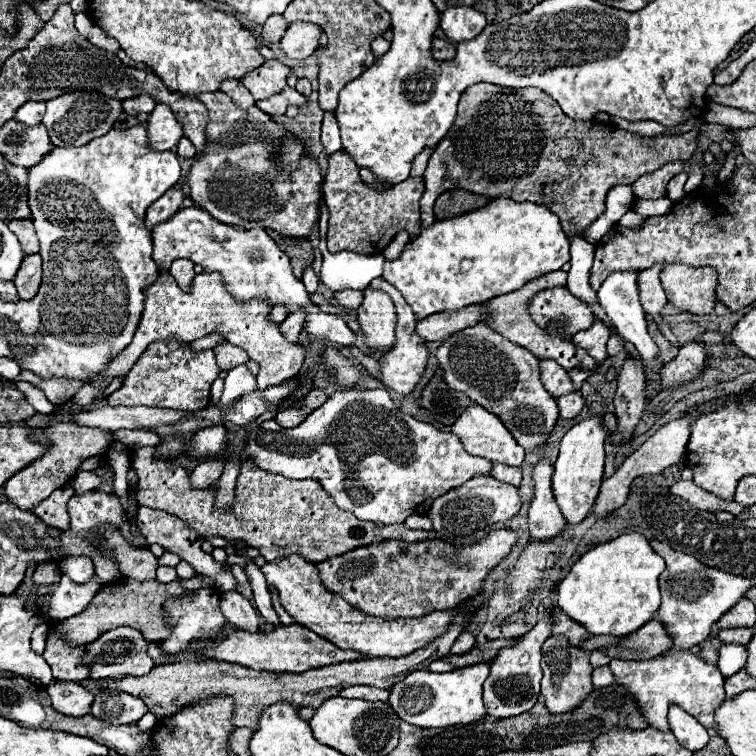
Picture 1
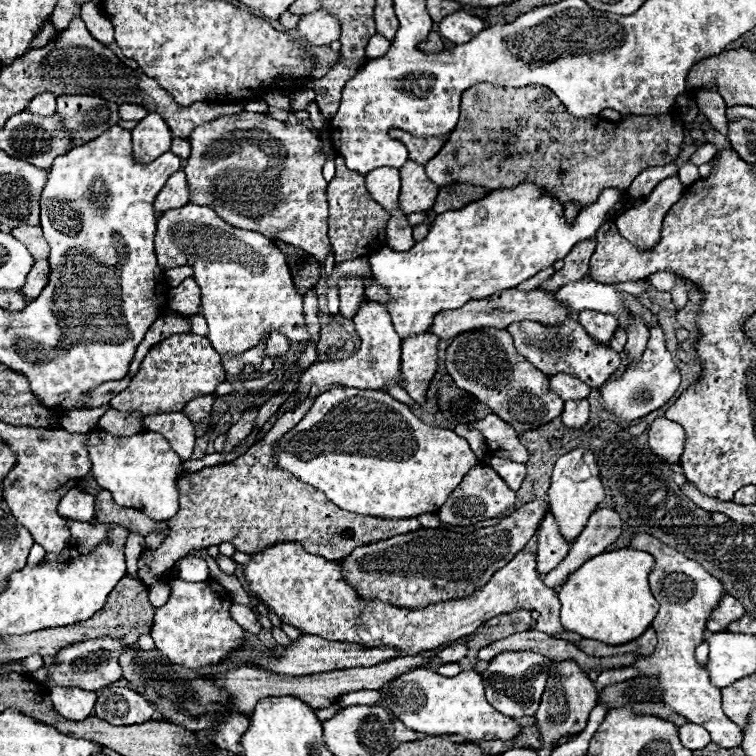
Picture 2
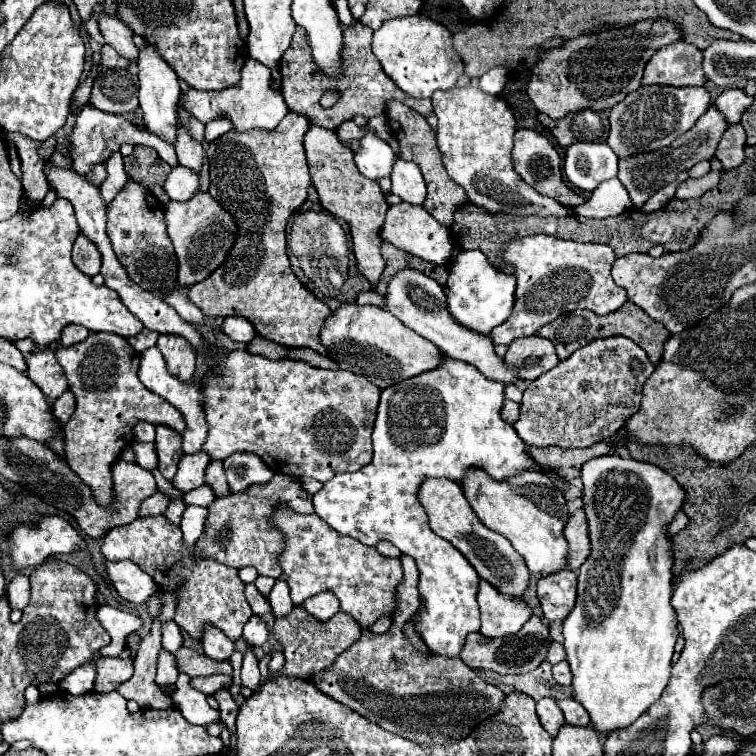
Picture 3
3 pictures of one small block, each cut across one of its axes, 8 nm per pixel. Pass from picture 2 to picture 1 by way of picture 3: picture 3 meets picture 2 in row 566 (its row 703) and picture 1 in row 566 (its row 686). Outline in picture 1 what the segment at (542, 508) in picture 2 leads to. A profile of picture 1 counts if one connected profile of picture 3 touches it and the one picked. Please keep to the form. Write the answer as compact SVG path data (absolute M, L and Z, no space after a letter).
M508 528L502 530L492 530L484 538L476 542L450 542L450 540L440 540L440 538L428 538L420 542L406 542L406 540L384 540L378 544L362 546L356 550L350 550L342 556L328 558L318 564L320 576L324 586L328 590L336 592L344 600L348 600L352 606L358 610L372 614L372 616L382 616L382 618L418 618L426 616L434 610L452 610L460 602L474 598L480 594L482 584L486 576L510 554L514 544L520 540L520 536Z

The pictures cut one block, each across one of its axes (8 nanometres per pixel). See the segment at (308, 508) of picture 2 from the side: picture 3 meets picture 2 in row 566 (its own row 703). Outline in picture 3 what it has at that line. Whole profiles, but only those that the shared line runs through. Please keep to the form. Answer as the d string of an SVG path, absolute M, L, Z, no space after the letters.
M158 592L164 606L160 616L152 622L152 630L146 638L140 640L136 656L134 656L134 676L118 686L118 692L126 700L136 700L142 708L170 708L172 698L164 694L156 686L155 677L157 660L160 650L162 650L162 640L160 640L160 628L164 622L174 618L174 606L176 606L176 596L168 592Z

